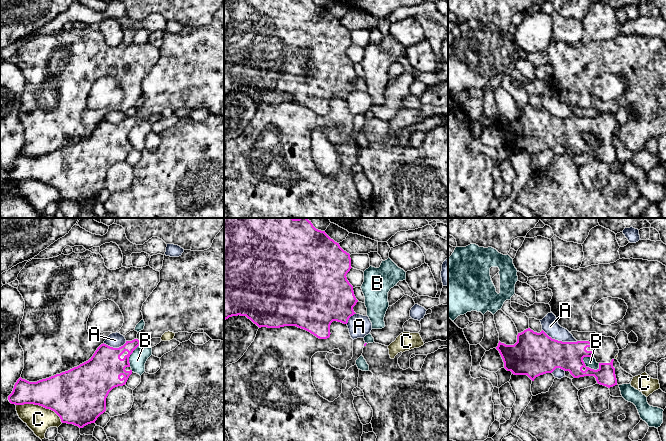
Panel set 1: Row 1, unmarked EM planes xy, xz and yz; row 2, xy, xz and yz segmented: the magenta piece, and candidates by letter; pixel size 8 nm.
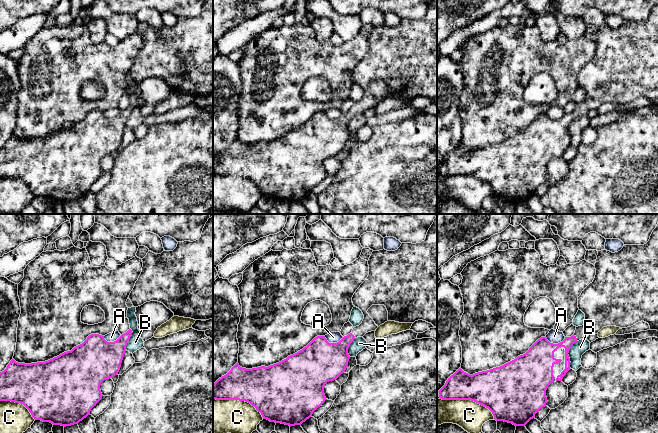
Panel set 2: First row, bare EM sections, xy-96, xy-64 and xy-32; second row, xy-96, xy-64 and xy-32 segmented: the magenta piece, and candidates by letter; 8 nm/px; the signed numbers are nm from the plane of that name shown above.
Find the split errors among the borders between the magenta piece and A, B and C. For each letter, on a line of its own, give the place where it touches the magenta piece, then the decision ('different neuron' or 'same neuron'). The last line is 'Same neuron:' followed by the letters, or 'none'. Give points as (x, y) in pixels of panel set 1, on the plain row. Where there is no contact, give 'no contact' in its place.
A: yz (560, 117) | different neuron
B: yz (588, 143) | different neuron
C: xy (40, 181) | different neuron
Same neuron: none

